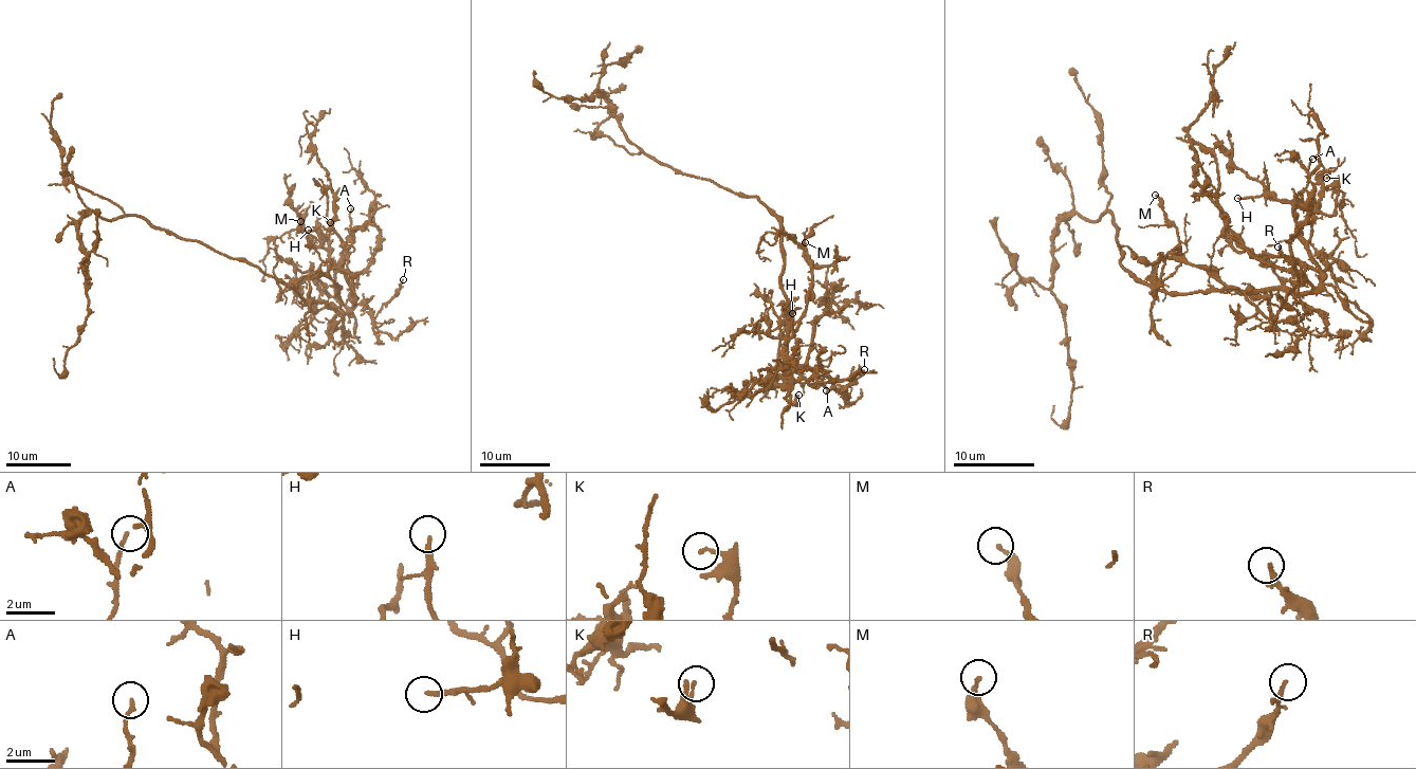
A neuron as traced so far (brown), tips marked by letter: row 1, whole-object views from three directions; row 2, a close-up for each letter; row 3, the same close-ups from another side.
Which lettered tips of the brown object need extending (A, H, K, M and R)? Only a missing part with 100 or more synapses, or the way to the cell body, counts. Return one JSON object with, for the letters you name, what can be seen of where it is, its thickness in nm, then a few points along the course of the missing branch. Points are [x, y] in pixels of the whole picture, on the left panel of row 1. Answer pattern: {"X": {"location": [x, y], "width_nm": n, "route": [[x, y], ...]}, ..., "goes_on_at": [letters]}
{"goes_on_at": []}

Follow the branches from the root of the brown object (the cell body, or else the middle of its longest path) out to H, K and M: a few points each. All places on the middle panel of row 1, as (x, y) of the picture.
H: (770, 214), (778, 222), (784, 258), (784, 362), (792, 385), (786, 386), (798, 365), (792, 313)
K: (770, 214), (784, 258), (786, 386), (796, 368), (784, 384), (791, 403), (798, 395)
M: (770, 214), (783, 232), (807, 251), (813, 267), (802, 249), (805, 242)

